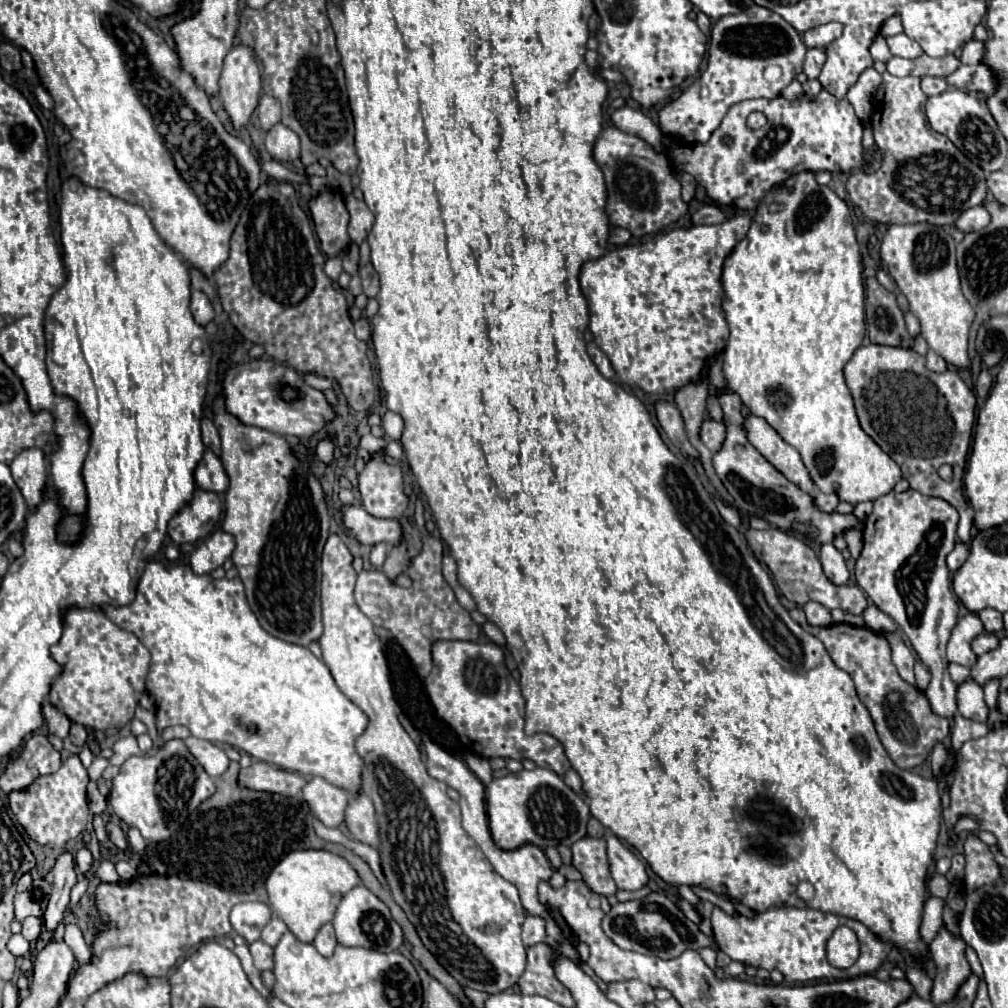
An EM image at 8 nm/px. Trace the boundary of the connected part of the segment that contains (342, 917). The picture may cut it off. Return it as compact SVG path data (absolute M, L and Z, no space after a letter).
M356 886L342 898L336 908L332 926L336 930L338 944L342 946L360 946L378 952L394 952L402 946L402 928L392 920L388 906L378 900L366 886Z

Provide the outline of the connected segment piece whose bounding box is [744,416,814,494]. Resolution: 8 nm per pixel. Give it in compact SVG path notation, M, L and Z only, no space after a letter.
M746 416L744 430L750 444L776 468L780 470L790 482L798 484L804 492L814 492L814 484L808 476L808 470L802 464L798 450L786 444L780 434L760 416Z

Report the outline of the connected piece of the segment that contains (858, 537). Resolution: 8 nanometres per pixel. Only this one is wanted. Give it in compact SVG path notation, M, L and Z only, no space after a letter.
M852 529L850 532L846 532L844 534L844 538L846 538L846 542L848 542L848 548L852 550L852 558L854 560L858 560L858 556L860 556L860 548L862 548L862 531L860 529Z

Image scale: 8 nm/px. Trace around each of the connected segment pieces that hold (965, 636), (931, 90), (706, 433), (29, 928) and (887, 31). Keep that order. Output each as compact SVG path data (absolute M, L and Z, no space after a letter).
M966 614L958 620L958 624L954 626L954 632L950 634L950 642L948 642L948 662L956 662L956 664L974 664L976 662L976 654L972 652L970 644L974 640L974 636L980 636L984 632L984 626L980 622L980 618L976 614Z
M924 76L922 78L922 90L928 94L928 96L936 96L936 94L942 94L946 92L950 86L946 84L944 78L934 78L934 76Z
M706 420L702 424L700 438L710 452L718 452L722 448L724 438L726 438L726 426L720 424L720 422L714 422L714 420Z
M28 916L26 920L22 920L22 936L24 936L28 942L36 942L40 930L42 930L42 920L40 920L40 918Z
M892 16L892 18L888 18L886 22L884 22L884 26L882 26L882 36L884 38L890 38L890 36L896 36L896 34L900 34L902 32L902 22L898 20L898 16Z

